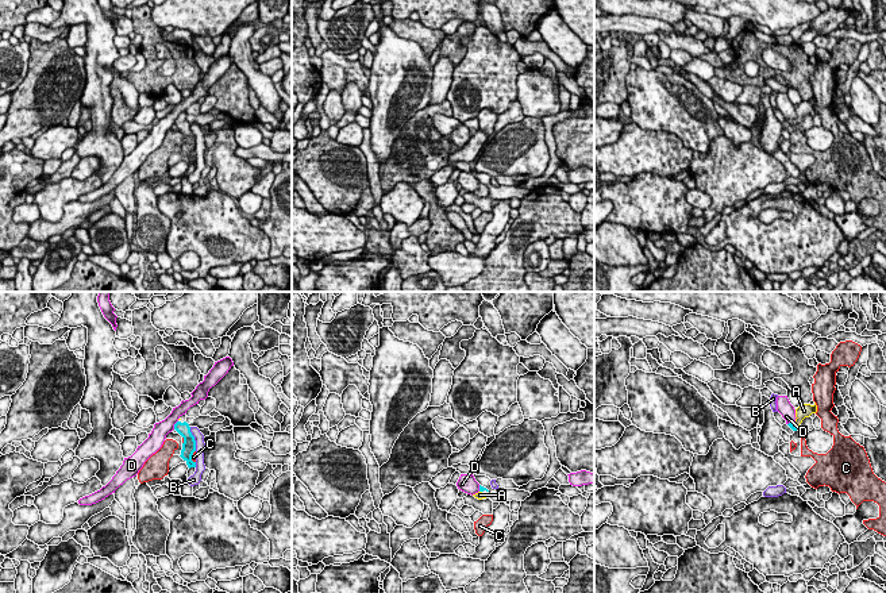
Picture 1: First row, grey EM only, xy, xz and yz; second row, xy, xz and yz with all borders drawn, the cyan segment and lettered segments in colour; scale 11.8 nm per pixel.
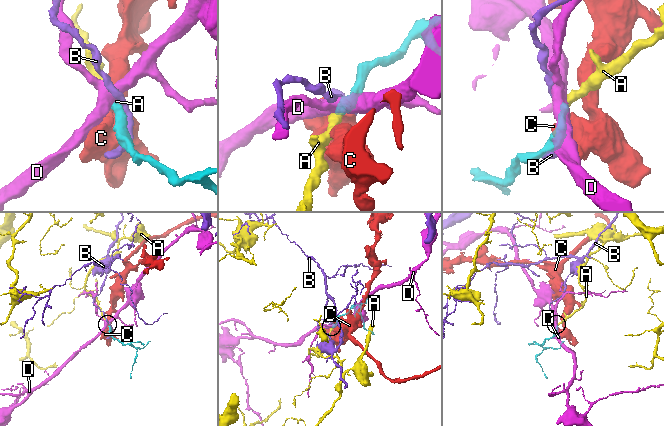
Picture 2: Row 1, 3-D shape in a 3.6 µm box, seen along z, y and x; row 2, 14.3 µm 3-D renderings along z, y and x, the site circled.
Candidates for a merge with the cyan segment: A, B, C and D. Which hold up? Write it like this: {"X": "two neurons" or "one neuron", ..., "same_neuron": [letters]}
{"A": "one neuron", "B": "two neurons", "C": "two neurons", "D": "two neurons", "same_neuron": ["A"]}

